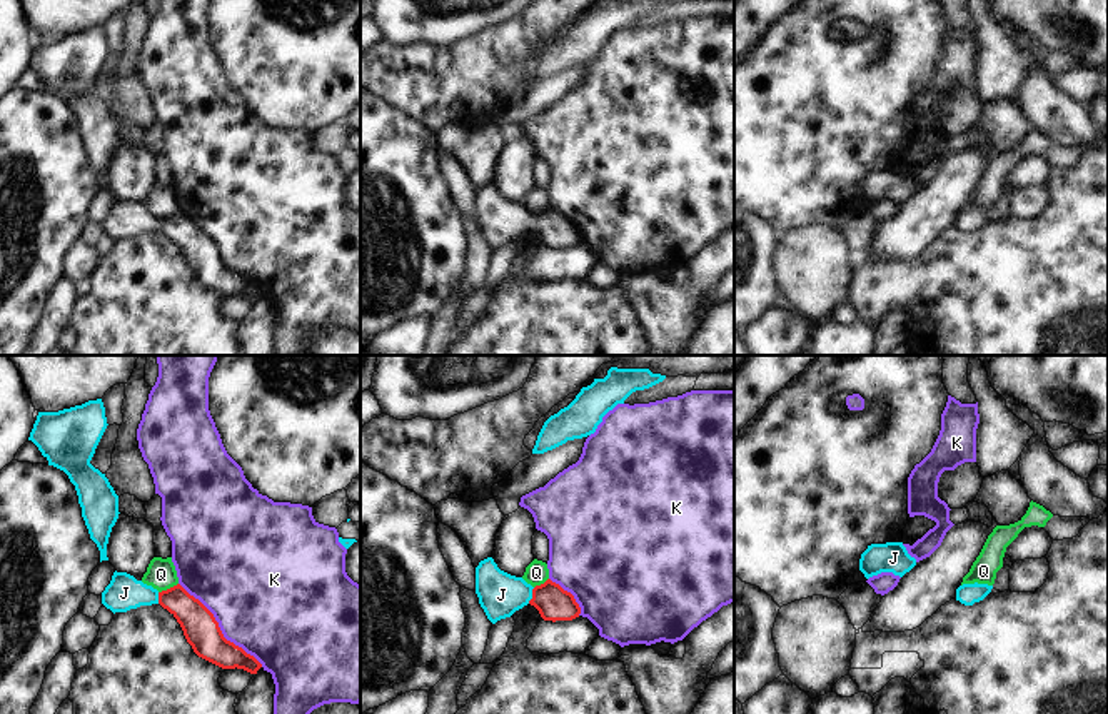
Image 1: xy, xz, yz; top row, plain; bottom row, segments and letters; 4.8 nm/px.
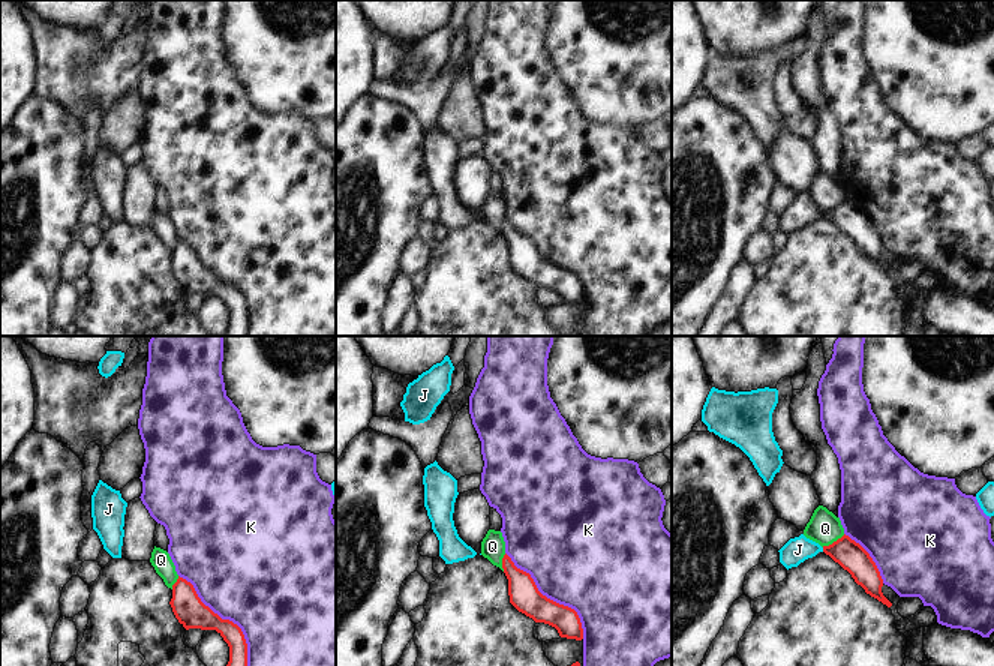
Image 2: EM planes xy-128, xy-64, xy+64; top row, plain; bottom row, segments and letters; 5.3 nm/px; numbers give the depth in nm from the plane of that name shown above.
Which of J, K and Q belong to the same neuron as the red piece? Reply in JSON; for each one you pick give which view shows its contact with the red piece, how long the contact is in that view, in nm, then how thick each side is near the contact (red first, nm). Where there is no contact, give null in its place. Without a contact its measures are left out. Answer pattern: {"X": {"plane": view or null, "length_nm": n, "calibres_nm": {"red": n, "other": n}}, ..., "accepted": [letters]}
{"J": {"plane": "xz", "length_nm": 90, "calibres_nm": {"red": 160, "other": 220}}, "accepted": ["J"]}

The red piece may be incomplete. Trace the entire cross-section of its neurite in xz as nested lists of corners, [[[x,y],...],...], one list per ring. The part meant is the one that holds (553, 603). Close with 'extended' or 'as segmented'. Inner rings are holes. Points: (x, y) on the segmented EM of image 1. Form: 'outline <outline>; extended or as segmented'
outline [[[492,557],[476,567],[476,594],[487,619],[496,624],[511,617],[524,606],[534,606],[544,621],[572,621],[581,607],[574,596],[547,579],[532,587],[522,577],[511,576],[497,567]]]; extended

